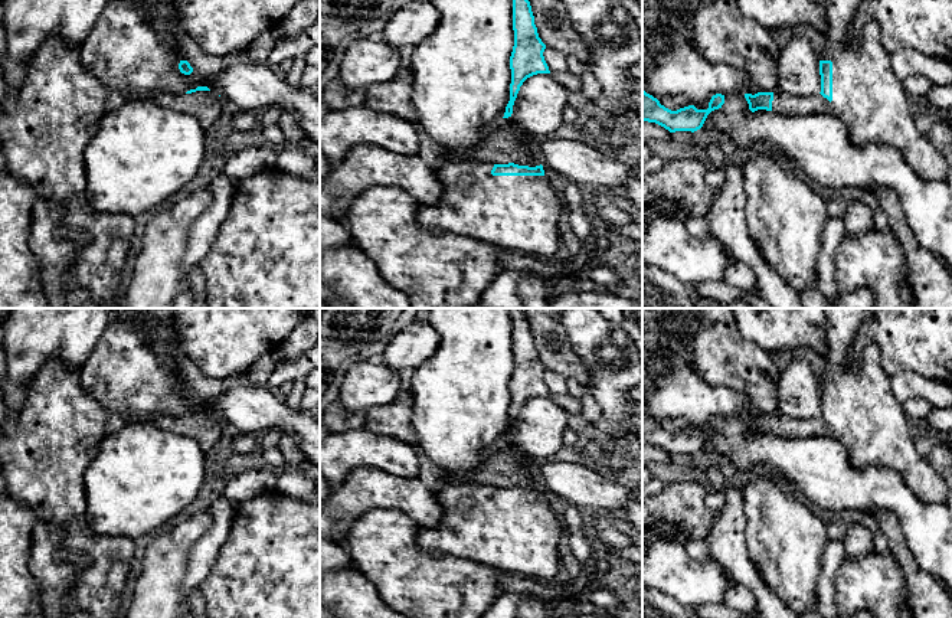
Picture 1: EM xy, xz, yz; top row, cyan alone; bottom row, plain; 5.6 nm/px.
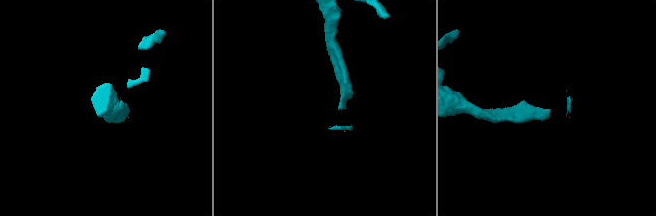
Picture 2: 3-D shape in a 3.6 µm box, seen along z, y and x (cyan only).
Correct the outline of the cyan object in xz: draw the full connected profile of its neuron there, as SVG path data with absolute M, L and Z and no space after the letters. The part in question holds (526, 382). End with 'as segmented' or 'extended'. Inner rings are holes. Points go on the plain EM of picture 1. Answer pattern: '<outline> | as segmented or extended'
M508 308L513 321L513 353L514 369L510 379L511 406L510 424L506 429L503 444L521 461L530 457L513 441L513 428L523 405L537 396L550 396L543 375L546 367L542 364L534 347L530 324L521 308Z | extended

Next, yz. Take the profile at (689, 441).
M642 412L642 444L655 445L670 455L694 455L703 449L707 438L711 434L722 431L723 426L724 418L716 416L711 419L707 432L697 432L694 428L688 428L677 434L671 434Z | as segmented

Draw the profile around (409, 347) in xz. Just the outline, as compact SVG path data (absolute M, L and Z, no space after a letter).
M422 317L395 333L383 351L383 363L396 372L415 370L438 349L441 336Z

